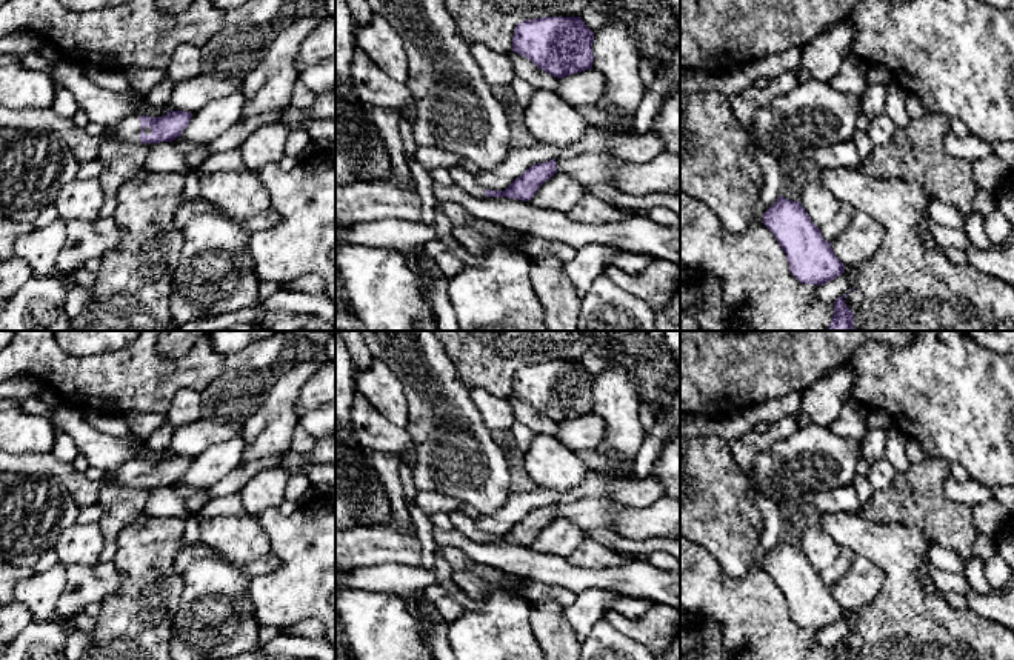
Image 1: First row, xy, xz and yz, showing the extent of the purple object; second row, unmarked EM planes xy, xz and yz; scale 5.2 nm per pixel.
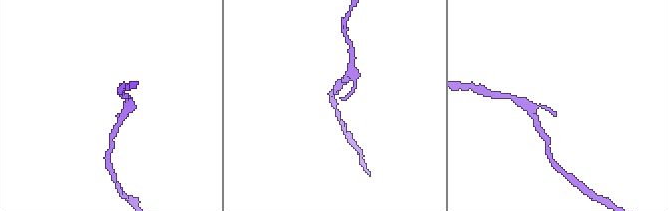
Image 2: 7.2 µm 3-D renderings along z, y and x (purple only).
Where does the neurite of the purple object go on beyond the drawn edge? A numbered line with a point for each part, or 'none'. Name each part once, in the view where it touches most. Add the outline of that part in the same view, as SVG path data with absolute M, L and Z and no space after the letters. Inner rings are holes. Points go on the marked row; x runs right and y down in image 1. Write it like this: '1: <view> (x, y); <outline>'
1: xy (128, 130); M129 115L120 120L115 126L115 138L126 143L140 143L140 115Z

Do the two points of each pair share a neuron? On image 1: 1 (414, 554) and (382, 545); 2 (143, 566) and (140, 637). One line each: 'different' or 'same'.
1: same
2: same

